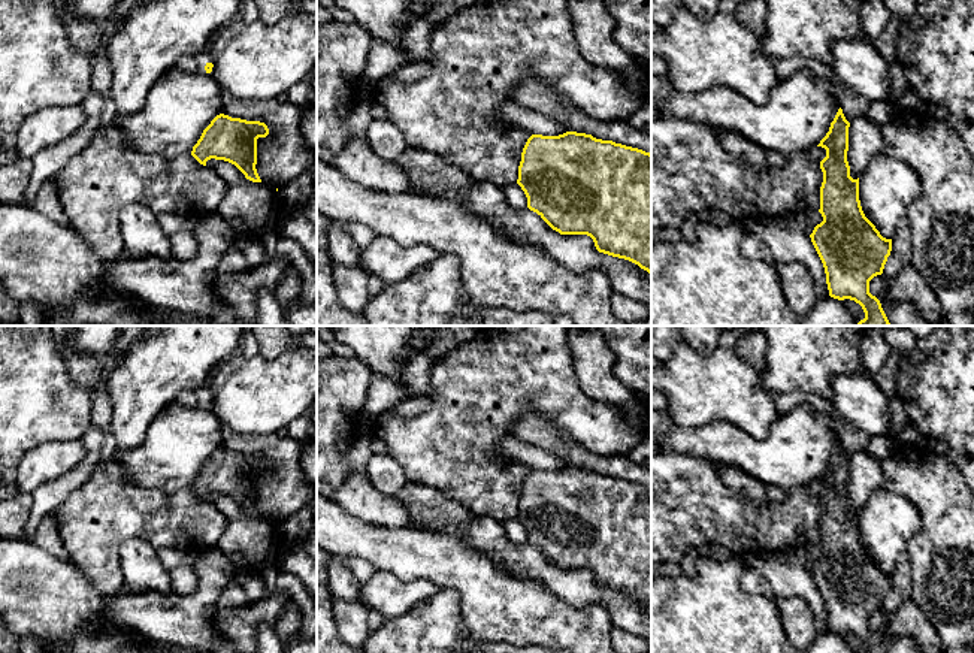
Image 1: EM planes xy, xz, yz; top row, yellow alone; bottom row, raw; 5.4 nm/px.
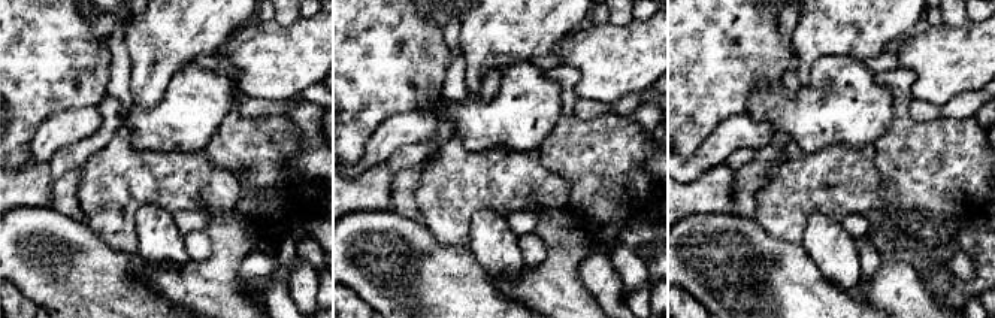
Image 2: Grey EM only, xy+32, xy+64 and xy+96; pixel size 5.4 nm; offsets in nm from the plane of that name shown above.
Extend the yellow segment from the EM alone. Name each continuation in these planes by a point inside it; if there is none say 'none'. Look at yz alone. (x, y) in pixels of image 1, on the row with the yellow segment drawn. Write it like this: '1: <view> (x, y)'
none

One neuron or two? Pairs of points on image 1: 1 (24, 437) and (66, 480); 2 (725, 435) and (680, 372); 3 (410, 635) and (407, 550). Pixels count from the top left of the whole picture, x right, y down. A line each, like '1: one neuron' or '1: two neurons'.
1: two neurons
2: two neurons
3: two neurons

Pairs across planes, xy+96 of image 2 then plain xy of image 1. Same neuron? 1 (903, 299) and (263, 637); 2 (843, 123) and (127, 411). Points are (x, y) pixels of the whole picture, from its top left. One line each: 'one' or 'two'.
1: two
2: two

